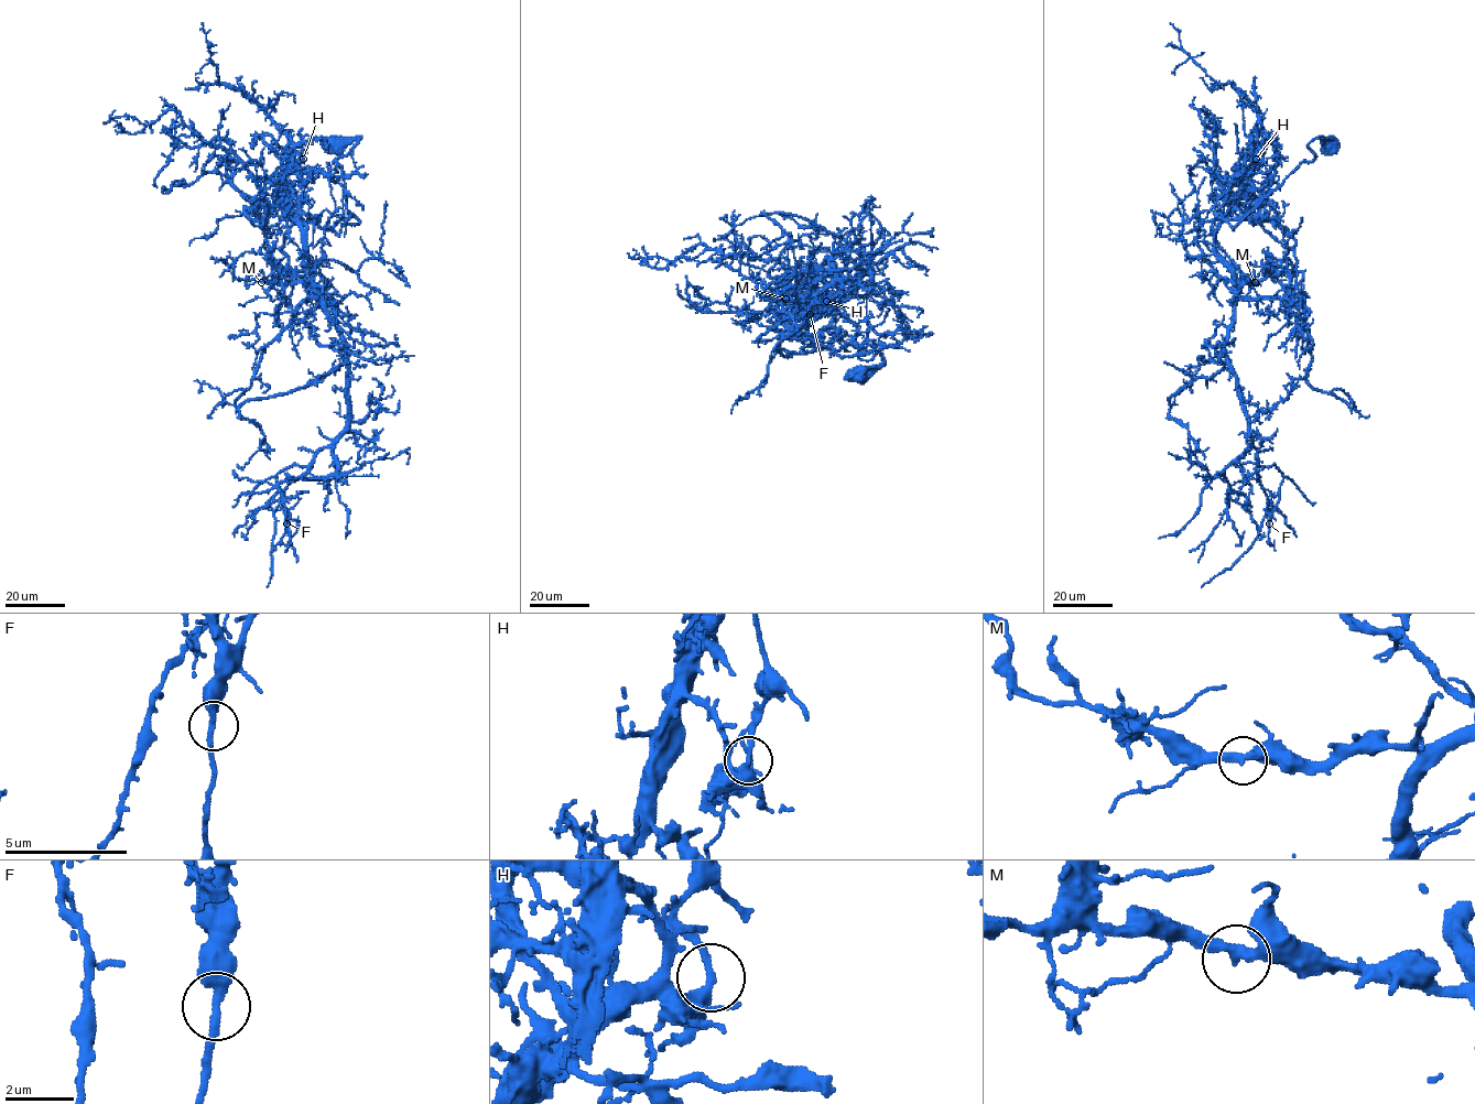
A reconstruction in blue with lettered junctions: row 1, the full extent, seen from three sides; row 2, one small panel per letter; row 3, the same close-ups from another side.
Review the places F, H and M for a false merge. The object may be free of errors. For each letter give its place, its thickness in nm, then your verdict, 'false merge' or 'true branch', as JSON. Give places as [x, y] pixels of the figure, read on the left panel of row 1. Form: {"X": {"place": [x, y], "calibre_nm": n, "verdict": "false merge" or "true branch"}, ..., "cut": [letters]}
{"F": {"place": [286, 523], "calibre_nm": 320, "verdict": "true branch"}, "H": {"place": [303, 159], "calibre_nm": 320, "verdict": "true branch"}, "M": {"place": [261, 282], "calibre_nm": 320, "verdict": "true branch"}, "cut": []}

